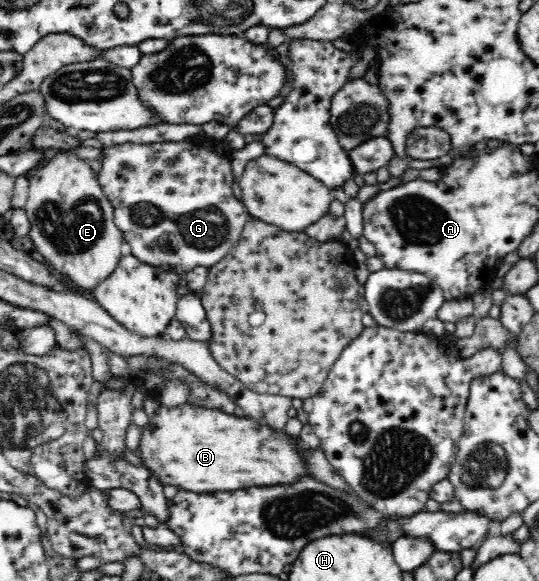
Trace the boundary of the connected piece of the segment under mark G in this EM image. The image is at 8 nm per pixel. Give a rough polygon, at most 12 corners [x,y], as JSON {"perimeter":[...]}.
{"perimeter":[[189,140],[103,145],[126,251],[211,269],[247,220],[231,162]]}

